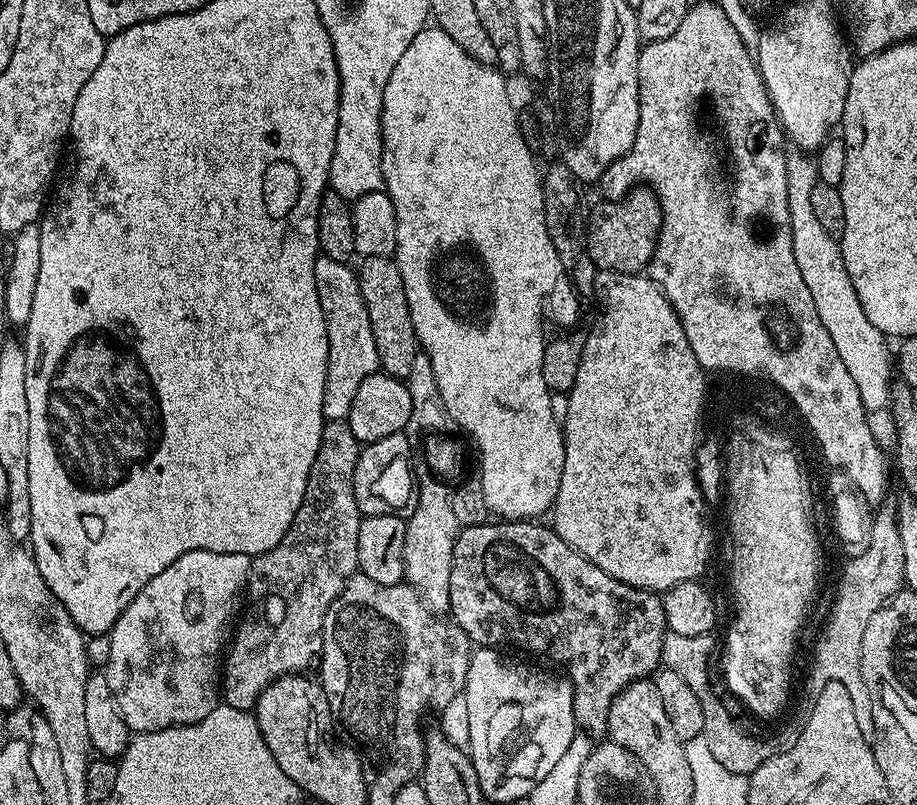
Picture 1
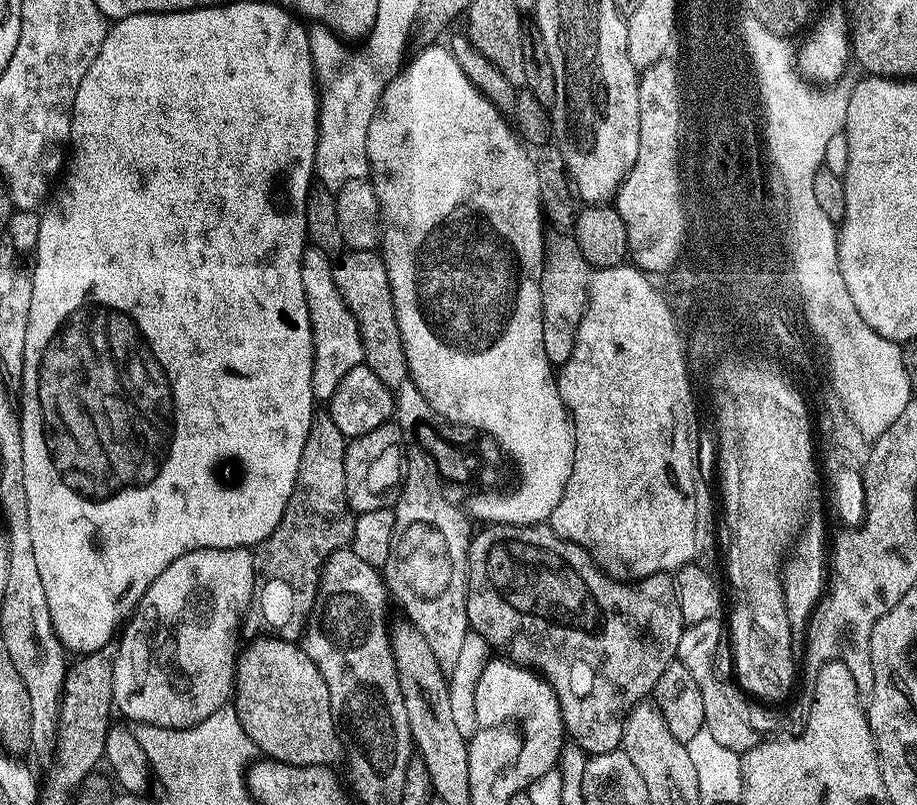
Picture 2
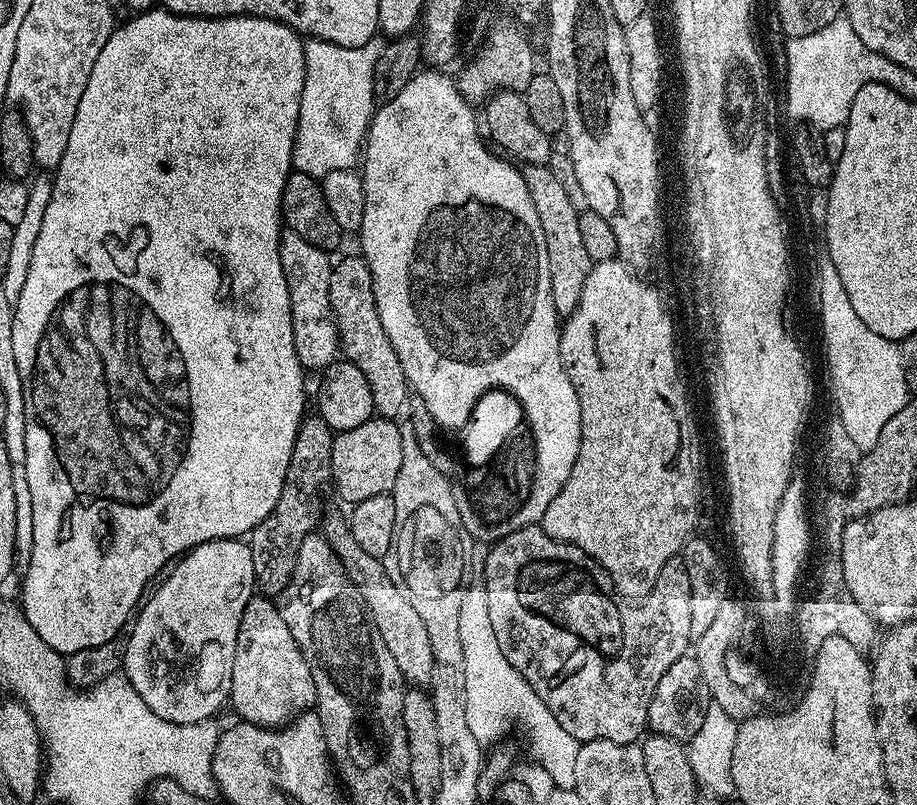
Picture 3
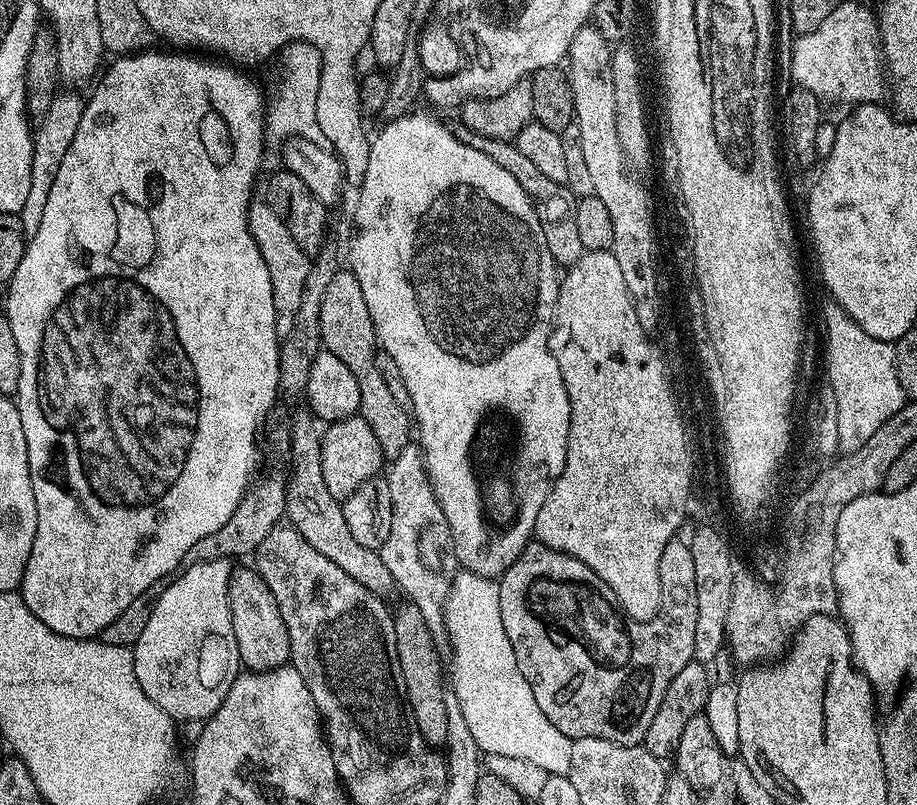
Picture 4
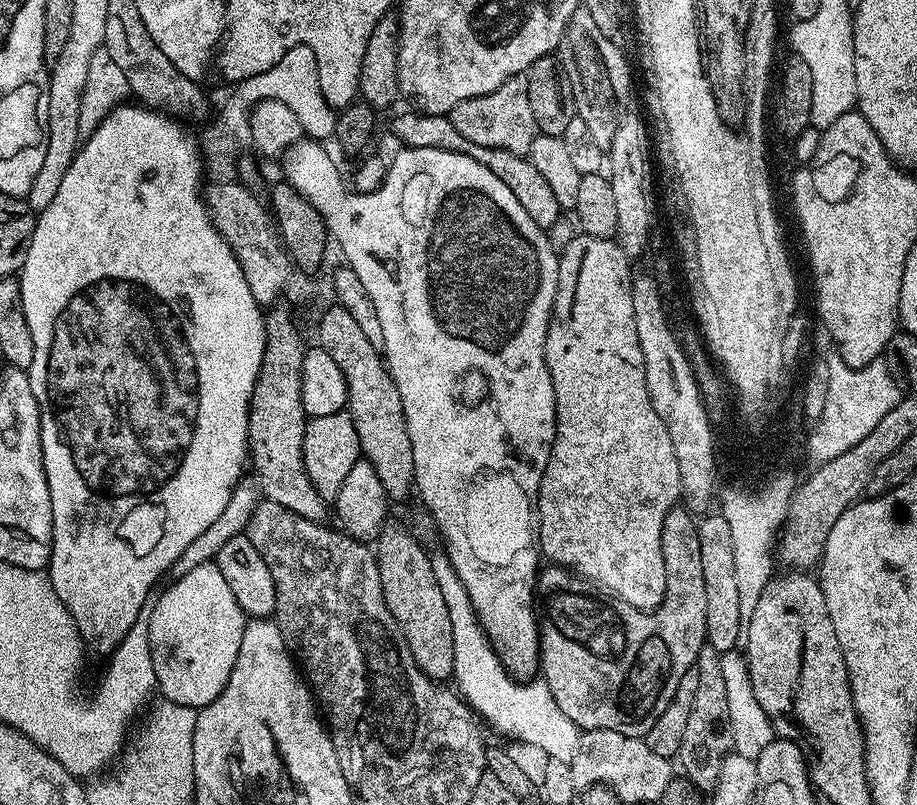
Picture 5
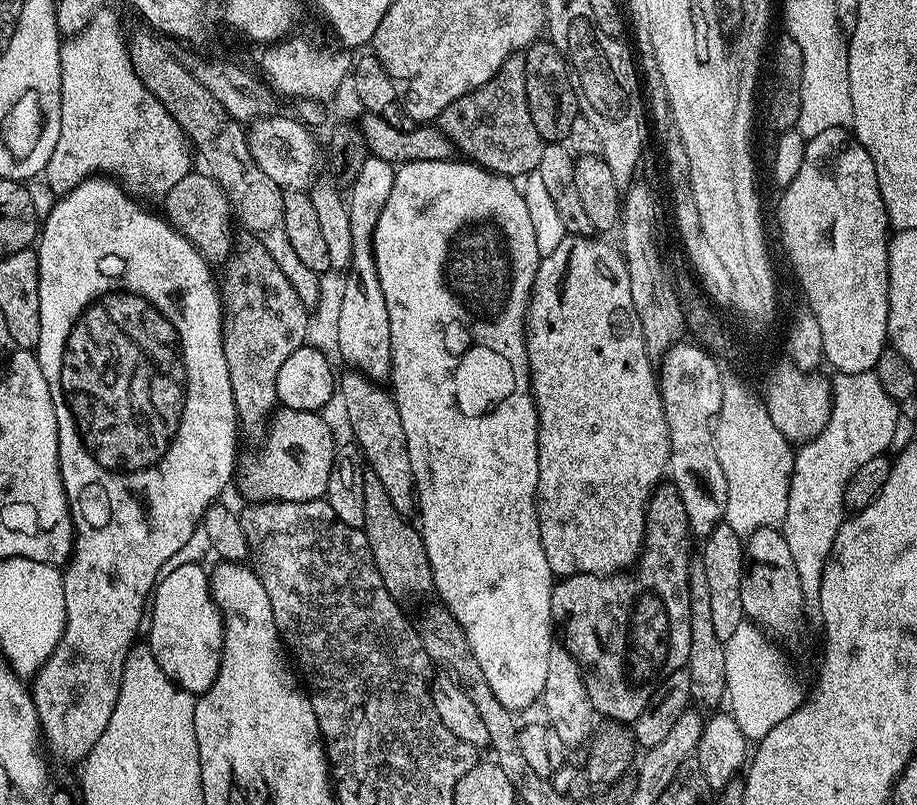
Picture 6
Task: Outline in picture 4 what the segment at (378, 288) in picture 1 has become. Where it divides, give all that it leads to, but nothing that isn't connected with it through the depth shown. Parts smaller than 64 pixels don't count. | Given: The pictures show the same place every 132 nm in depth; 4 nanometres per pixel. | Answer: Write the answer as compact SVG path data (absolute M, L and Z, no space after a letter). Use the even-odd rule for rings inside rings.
M337 270L328 279L326 294L322 294L322 314L320 315L320 342L323 351L334 354L341 362L346 362L350 374L358 378L360 395L359 416L370 425L382 446L385 457L395 458L413 439L414 424L410 413L398 406L397 400L386 387L385 379L374 364L378 351L378 337L370 310L366 310L366 298L362 298L362 286L354 278L351 270Z

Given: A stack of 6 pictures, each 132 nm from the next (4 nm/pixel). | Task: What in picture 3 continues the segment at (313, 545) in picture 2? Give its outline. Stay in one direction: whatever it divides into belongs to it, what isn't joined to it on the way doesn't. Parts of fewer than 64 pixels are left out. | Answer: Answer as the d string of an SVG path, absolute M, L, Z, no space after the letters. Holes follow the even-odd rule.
M319 414L305 415L294 438L294 450L290 454L290 466L286 466L286 482L282 482L282 494L271 514L250 533L247 541L254 558L254 574L259 591L269 598L276 598L290 582L296 565L298 546L302 540L317 531L322 520L320 495L324 487L332 484L333 430Z

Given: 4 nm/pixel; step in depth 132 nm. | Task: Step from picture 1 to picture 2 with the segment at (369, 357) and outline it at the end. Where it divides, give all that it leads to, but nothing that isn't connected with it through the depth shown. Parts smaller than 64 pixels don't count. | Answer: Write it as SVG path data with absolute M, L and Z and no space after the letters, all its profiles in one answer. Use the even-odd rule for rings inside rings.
M311 246L305 247L302 254L302 290L306 290L306 306L310 314L312 331L312 399L316 402L331 400L338 382L354 370L354 366L364 363L364 347L354 314L344 305L338 286L334 286L332 273L333 257Z

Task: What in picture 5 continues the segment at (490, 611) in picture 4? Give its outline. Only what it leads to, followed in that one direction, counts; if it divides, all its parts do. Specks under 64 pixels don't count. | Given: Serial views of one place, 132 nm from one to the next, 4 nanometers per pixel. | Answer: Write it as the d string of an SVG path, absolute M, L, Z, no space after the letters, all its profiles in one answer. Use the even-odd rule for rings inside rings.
M437 548L429 553L429 560L450 616L450 630L454 638L452 676L464 703L485 725L488 723L490 727L497 728L502 735L508 736L509 741L530 742L531 745L542 746L549 752L563 750L561 753L565 757L575 757L576 750L580 747L581 729L570 722L570 718L566 718L562 710L558 710L551 688L544 682L521 682L504 669L500 655L492 649L492 643L476 616L462 580L449 562L448 553Z

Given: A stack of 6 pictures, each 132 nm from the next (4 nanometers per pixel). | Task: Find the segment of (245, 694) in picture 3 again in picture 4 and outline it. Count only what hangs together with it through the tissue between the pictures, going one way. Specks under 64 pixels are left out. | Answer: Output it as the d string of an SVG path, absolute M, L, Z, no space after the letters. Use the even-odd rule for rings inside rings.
M237 567L233 571L228 601L241 665L250 672L269 672L271 668L285 667L290 660L290 634L286 634L286 622L282 622L282 610L278 610L278 602L274 602L270 586L266 586L255 567Z

